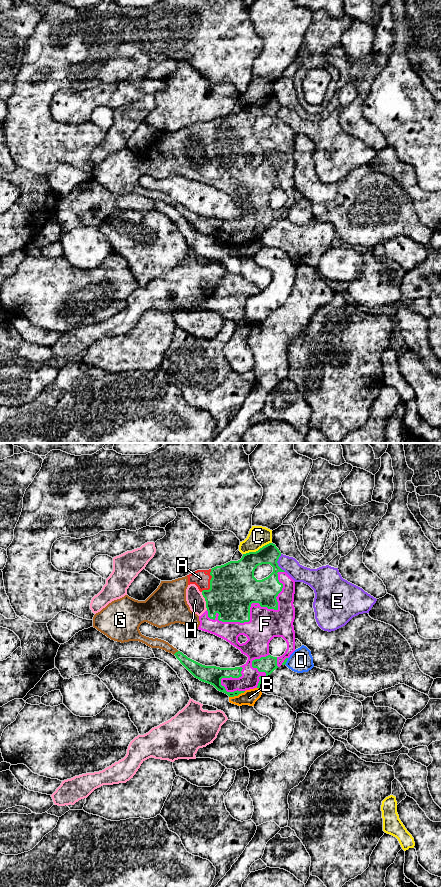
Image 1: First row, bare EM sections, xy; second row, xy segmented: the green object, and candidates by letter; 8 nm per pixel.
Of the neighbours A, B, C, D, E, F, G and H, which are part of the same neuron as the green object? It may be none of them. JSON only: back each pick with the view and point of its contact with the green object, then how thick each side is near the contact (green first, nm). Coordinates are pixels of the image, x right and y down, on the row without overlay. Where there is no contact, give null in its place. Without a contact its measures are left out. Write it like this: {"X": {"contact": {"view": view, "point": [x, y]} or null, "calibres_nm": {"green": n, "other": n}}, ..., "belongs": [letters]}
{"A": {"contact": {"view": "xy", "point": [210, 135]}, "calibres_nm": {"green": 380, "other": 140}}, "F": {"contact": {"view": "xy", "point": [256, 154]}, "calibres_nm": {"green": 380, "other": 260}}, "G": {"contact": {"view": "xy", "point": [176, 204]}, "calibres_nm": {"green": 120, "other": 80}}, "belongs": ["A", "F", "G"]}

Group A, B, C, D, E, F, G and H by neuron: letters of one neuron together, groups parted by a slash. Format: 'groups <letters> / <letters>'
groups A F G / B C / D / E / H

